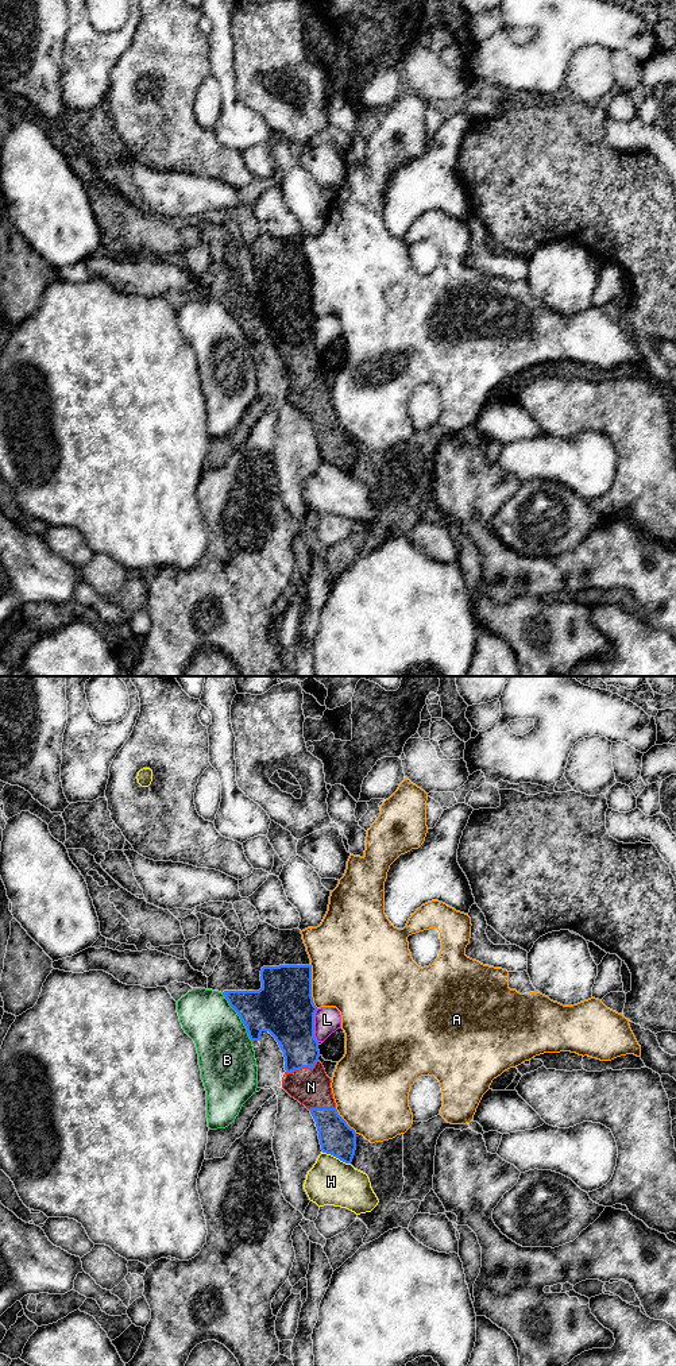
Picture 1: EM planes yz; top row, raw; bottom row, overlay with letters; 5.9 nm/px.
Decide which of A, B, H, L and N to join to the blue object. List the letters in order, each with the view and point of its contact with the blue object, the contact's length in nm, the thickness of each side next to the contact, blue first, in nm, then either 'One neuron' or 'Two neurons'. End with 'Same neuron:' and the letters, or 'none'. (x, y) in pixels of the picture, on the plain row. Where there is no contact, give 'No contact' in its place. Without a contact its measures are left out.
A: Touches blue at yz (311, 294). Shared border 260 nm. Thickness 360 nm (blue) against 460 nm. Two neurons
B: Touches blue at yz (240, 327). Shared border 340 nm. Thickness 320 nm (blue) against 340 nm. Two neurons
H: Touches blue at yz (336, 466). Shared border 190 nm. Thickness 200 nm (blue) against 280 nm. Two neurons
L: Touches blue at yz (313, 334). Shared border 200 nm. Thickness 360 nm (blue) against 160 nm. Two neurons
N: Touches blue at yz (302, 375). Shared border 220 nm. Thickness 260 nm (blue) against 220 nm. One neuron
Same neuron: N

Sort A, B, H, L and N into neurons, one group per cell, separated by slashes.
A / B / H / L / N

